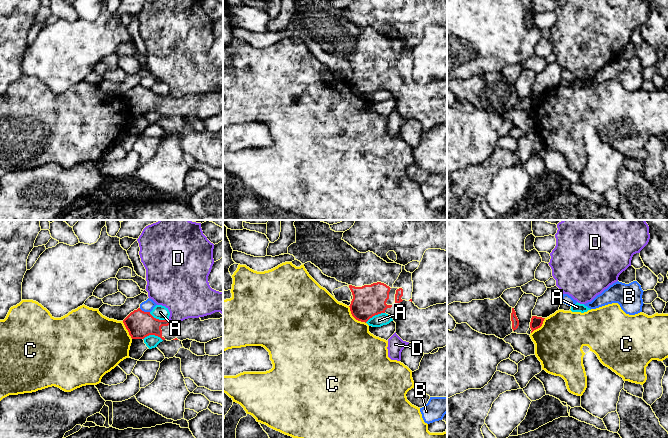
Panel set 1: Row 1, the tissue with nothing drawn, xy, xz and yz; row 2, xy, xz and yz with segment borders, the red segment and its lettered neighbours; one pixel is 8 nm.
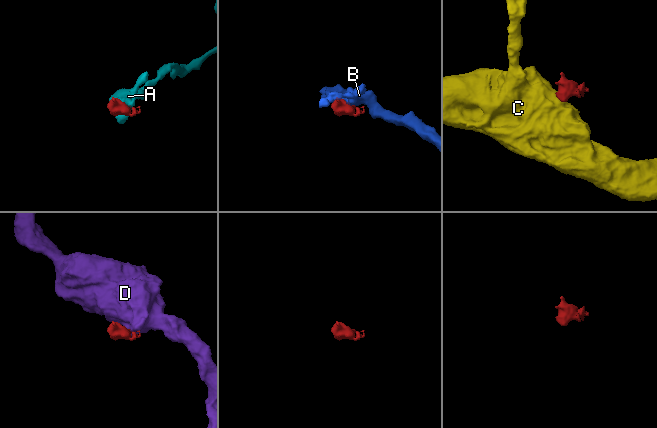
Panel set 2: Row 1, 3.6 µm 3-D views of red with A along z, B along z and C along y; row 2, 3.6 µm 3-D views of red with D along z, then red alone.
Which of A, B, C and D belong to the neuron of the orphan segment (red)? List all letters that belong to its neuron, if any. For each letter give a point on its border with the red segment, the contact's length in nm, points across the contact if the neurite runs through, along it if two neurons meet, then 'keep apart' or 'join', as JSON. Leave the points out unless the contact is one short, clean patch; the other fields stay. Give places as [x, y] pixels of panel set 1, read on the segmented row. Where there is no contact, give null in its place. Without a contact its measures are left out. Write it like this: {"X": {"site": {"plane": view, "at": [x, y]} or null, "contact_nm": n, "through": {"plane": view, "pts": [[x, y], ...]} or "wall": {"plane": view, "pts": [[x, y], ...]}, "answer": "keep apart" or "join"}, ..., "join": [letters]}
{"A": {"site": {"plane": "xy", "at": [158, 319]}, "contact_nm": 170, "wall": {"plane": "xy", "pts": [[149, 312], [156, 318], [168, 319]]}, "answer": "keep apart"}, "B": {"site": {"plane": "xy", "at": [143, 311]}, "contact_nm": 90, "wall": {"plane": "xy", "pts": [[139, 308], [149, 312]]}, "answer": "keep apart"}, "C": {"site": {"plane": "xz", "at": [354, 317]}, "contact_nm": 200, "wall": {"plane": "xz", "pts": [[348, 306], [351, 314], [356, 319], [365, 323]]}, "answer": "keep apart"}, "D": {"site": {"plane": "xy", "at": [169, 320]}, "contact_nm": 40, "wall": {"plane": "xy", "pts": [[168, 319], [171, 321]]}, "answer": "keep apart"}, "join": []}

